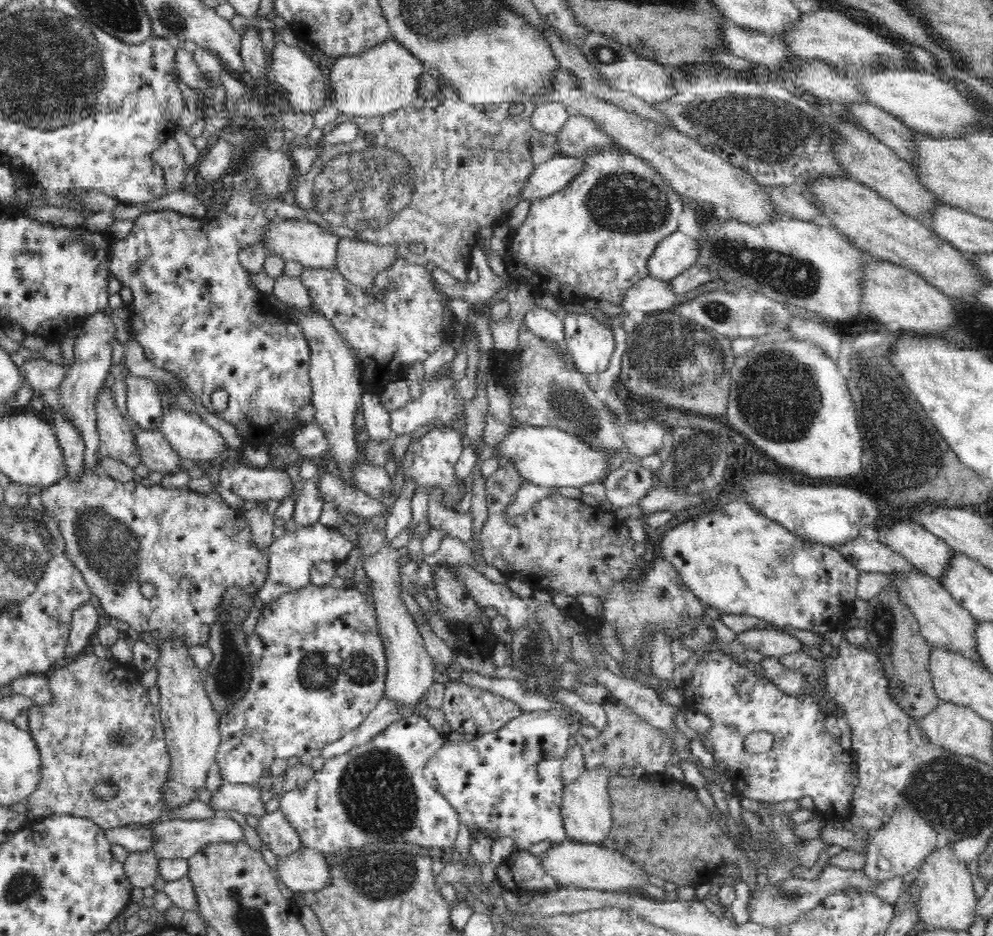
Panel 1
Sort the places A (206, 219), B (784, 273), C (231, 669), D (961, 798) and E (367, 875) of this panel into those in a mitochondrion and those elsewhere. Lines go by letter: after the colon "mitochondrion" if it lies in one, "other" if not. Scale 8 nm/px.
A: other
B: mitochondrion
C: mitochondrion
D: mitochondrion
E: mitochondrion

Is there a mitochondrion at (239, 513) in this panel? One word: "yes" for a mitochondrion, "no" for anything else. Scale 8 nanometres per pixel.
no

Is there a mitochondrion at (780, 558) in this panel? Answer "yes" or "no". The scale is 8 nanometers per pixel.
yes

